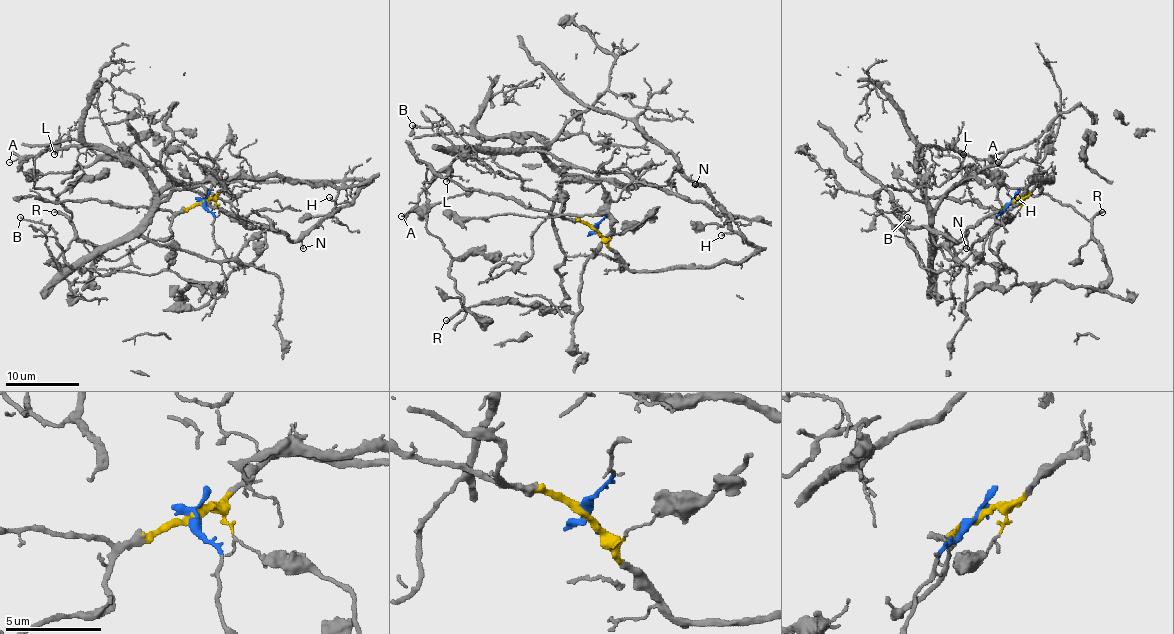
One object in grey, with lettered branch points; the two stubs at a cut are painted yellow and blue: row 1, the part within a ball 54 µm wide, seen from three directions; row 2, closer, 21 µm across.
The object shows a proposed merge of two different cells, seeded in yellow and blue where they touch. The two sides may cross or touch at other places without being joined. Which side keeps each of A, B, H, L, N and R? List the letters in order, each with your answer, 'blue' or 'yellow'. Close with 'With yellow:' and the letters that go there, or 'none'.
A: blue
B: yellow
H: yellow
L: blue
N: yellow
R: blue
With yellow: B, H, N

